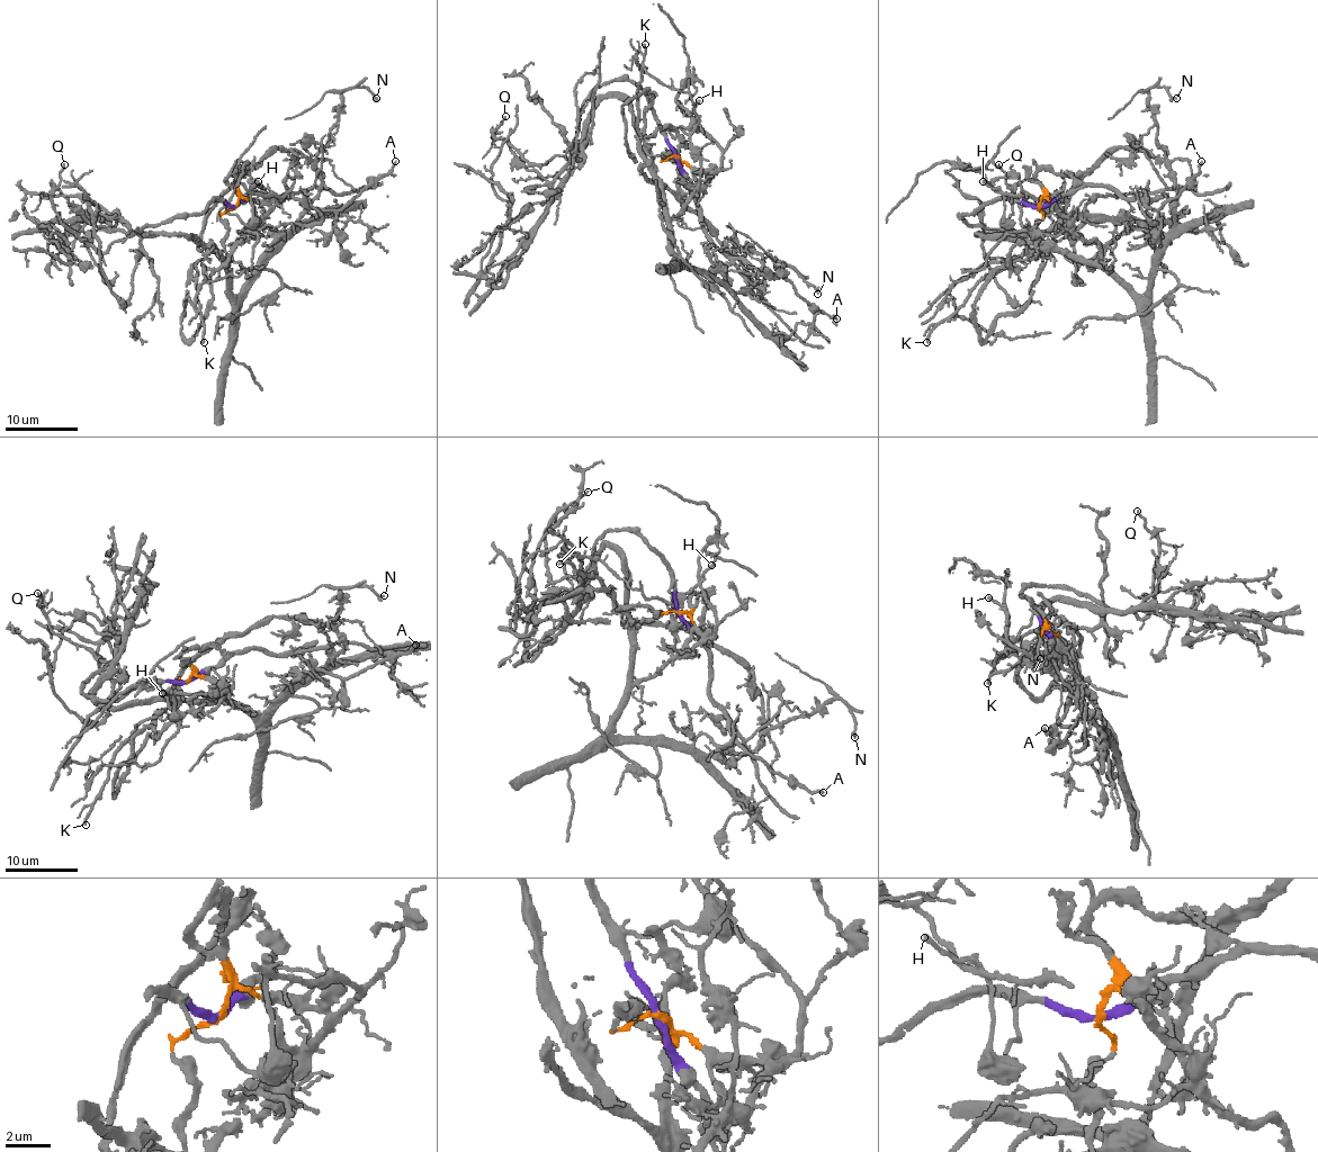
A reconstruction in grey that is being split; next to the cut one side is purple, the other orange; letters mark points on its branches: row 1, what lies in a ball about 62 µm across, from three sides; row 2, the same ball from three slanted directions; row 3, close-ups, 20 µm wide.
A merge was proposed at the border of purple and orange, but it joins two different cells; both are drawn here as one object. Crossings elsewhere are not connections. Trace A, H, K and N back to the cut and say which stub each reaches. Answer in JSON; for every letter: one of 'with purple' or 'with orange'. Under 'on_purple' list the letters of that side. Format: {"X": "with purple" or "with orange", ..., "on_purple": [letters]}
{"A": "with purple", "H": "with purple", "K": "with orange", "N": "with orange", "on_purple": ["A", "H"]}

